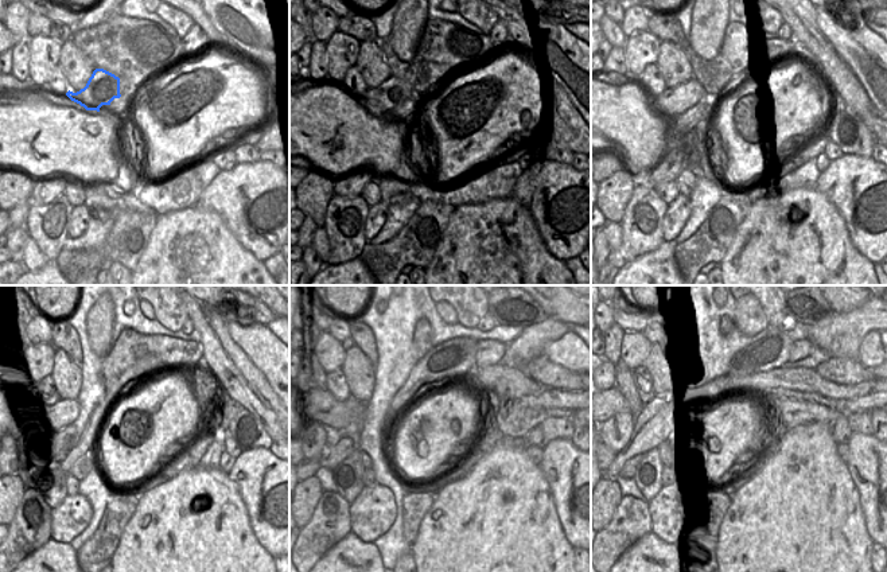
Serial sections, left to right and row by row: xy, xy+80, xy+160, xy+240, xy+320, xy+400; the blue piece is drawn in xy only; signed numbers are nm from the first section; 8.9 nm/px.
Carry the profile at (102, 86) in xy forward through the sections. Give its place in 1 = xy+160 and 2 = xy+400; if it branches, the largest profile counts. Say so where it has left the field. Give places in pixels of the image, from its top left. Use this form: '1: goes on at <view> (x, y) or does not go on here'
1: goes on at xy+160 (673, 101)
2: goes on at xy+400 (618, 404)

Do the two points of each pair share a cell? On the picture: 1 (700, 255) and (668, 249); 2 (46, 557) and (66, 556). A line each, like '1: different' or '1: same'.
1: different
2: same

